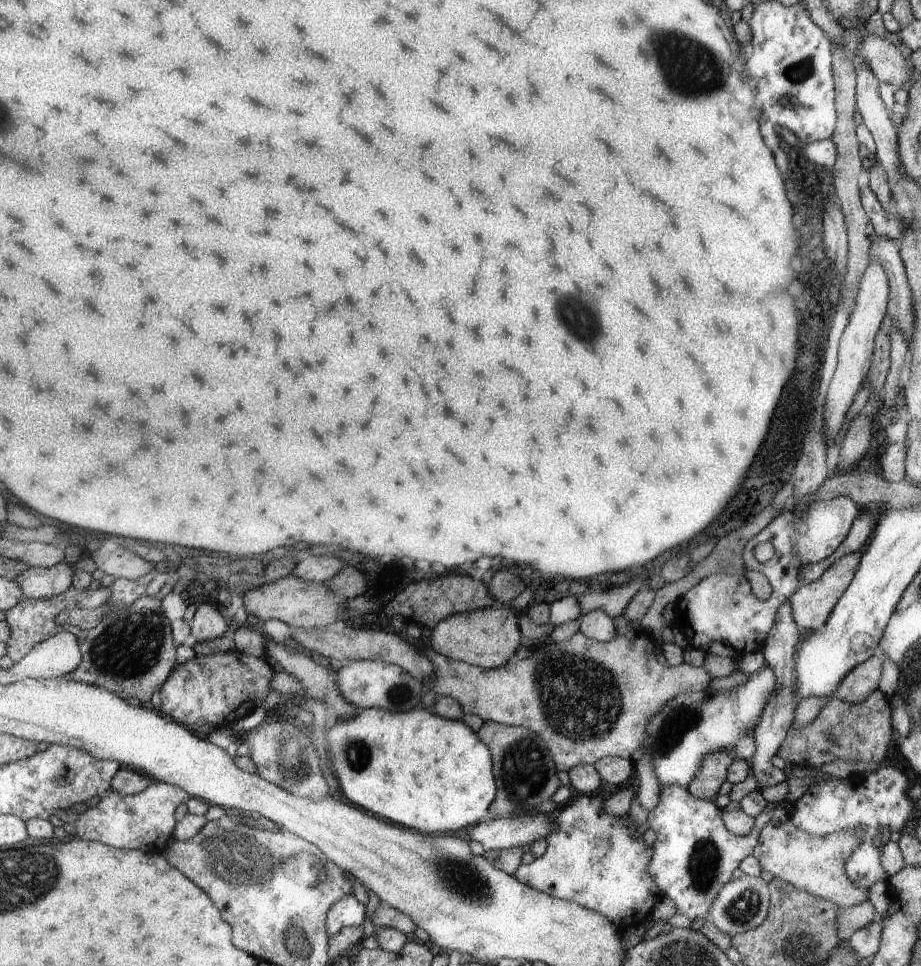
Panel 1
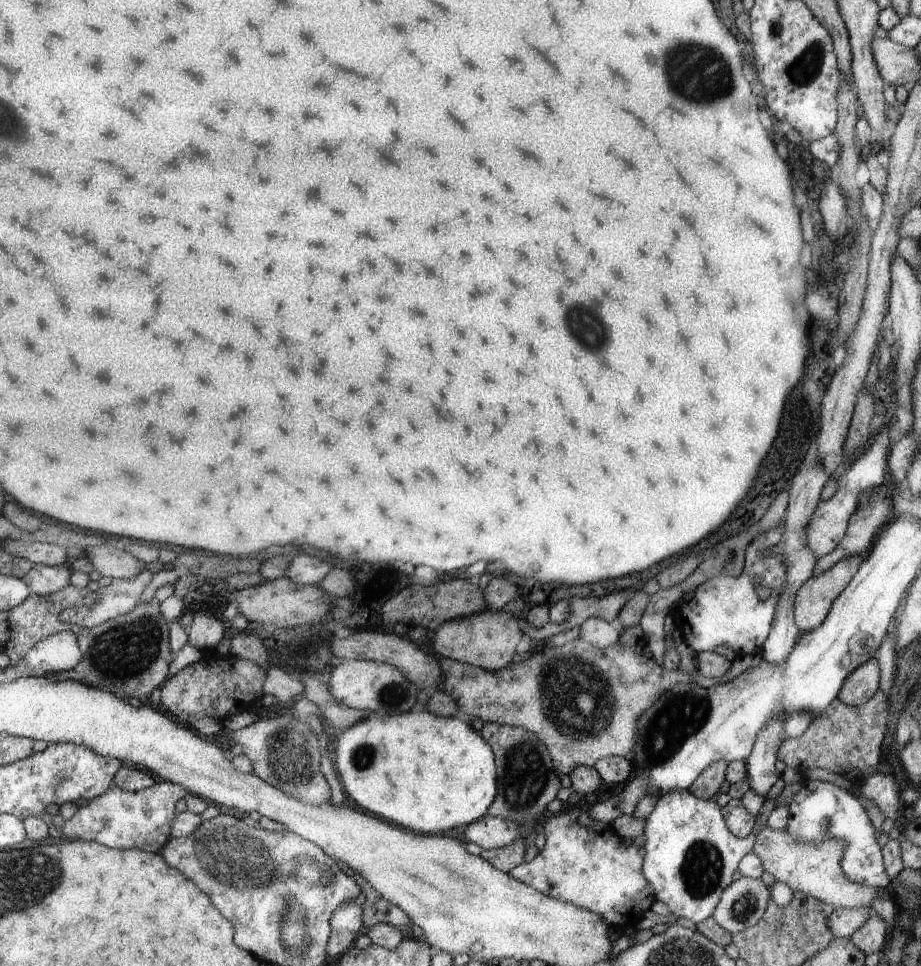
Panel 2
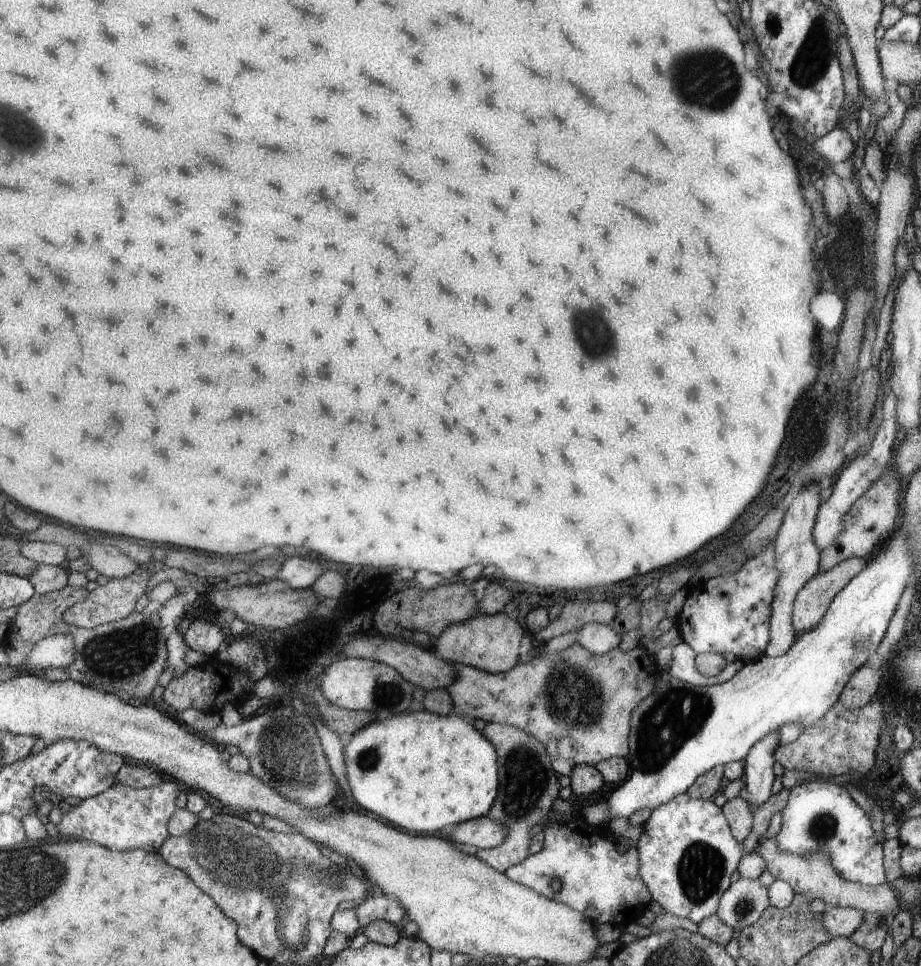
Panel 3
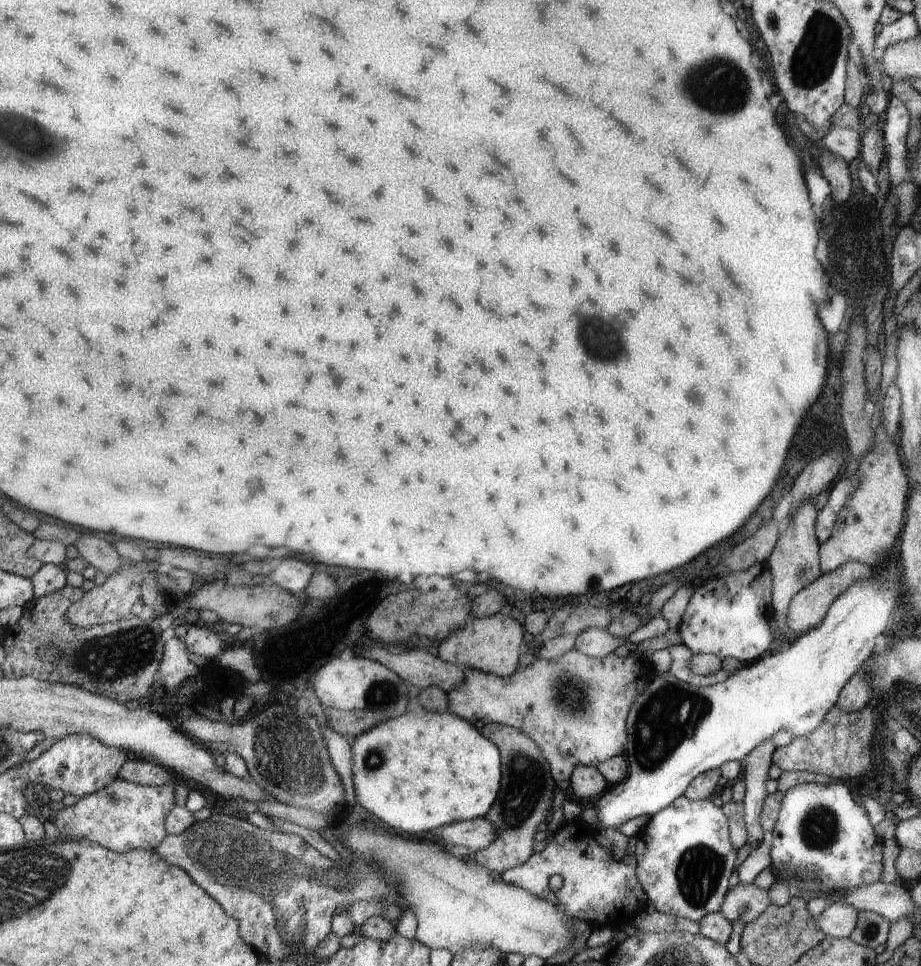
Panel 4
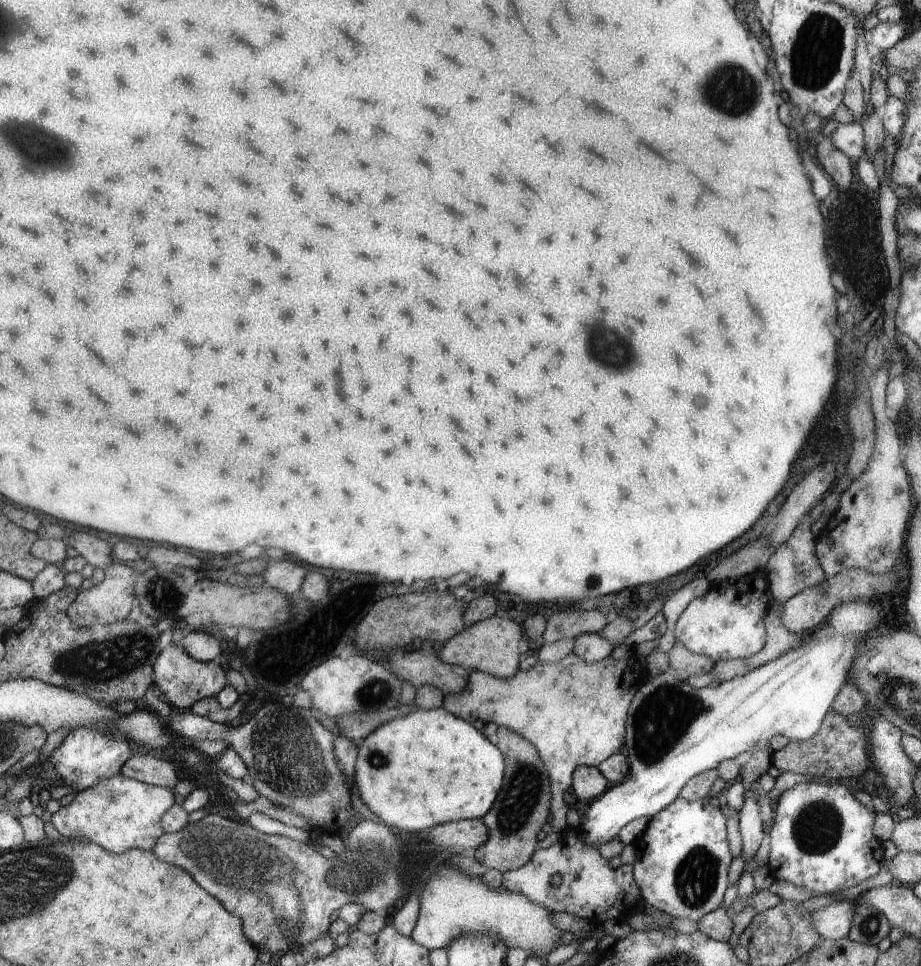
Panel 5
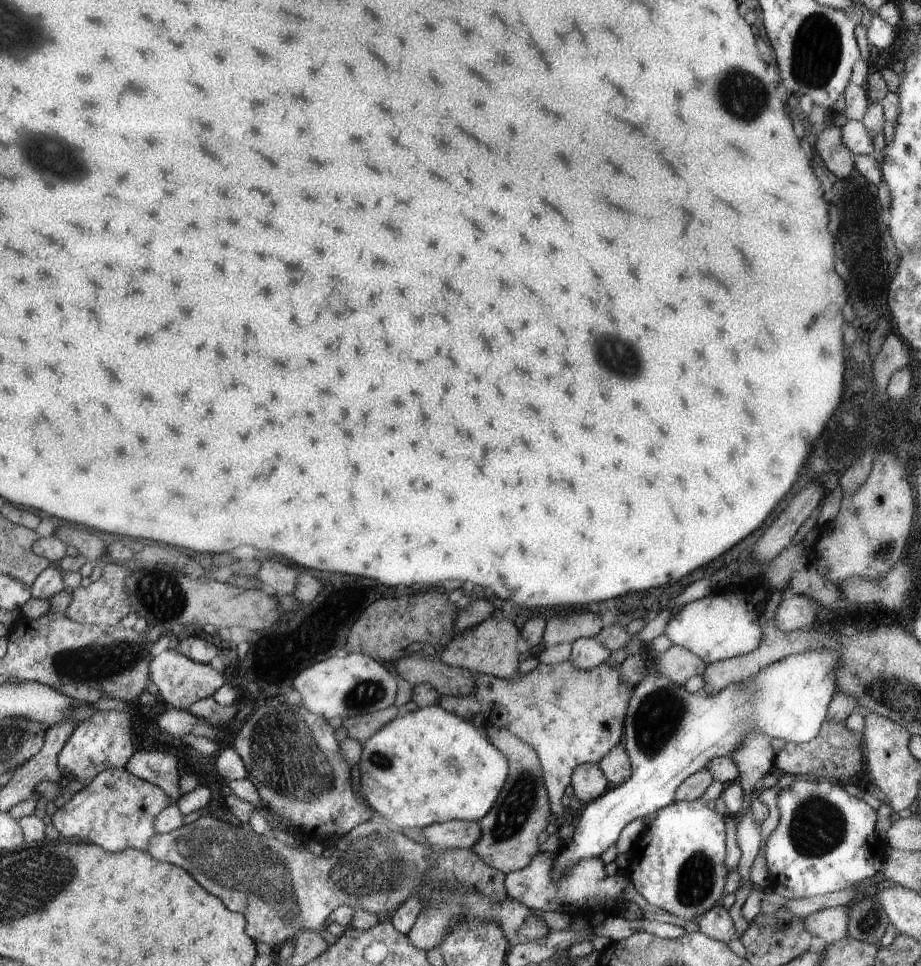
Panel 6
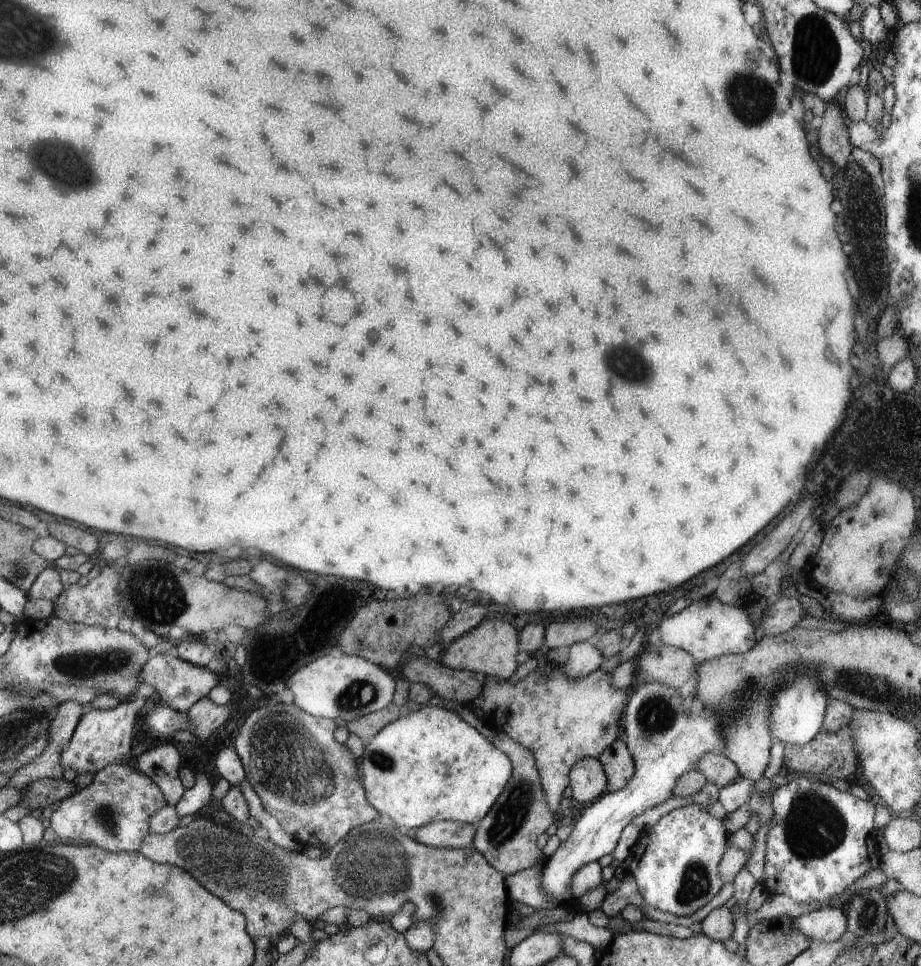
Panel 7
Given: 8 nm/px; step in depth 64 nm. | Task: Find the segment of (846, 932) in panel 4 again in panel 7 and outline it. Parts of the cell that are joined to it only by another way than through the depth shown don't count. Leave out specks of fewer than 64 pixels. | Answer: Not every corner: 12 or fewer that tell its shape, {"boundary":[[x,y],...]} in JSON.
{"boundary":[[815,908],[789,926],[811,942],[847,932],[843,908]]}

